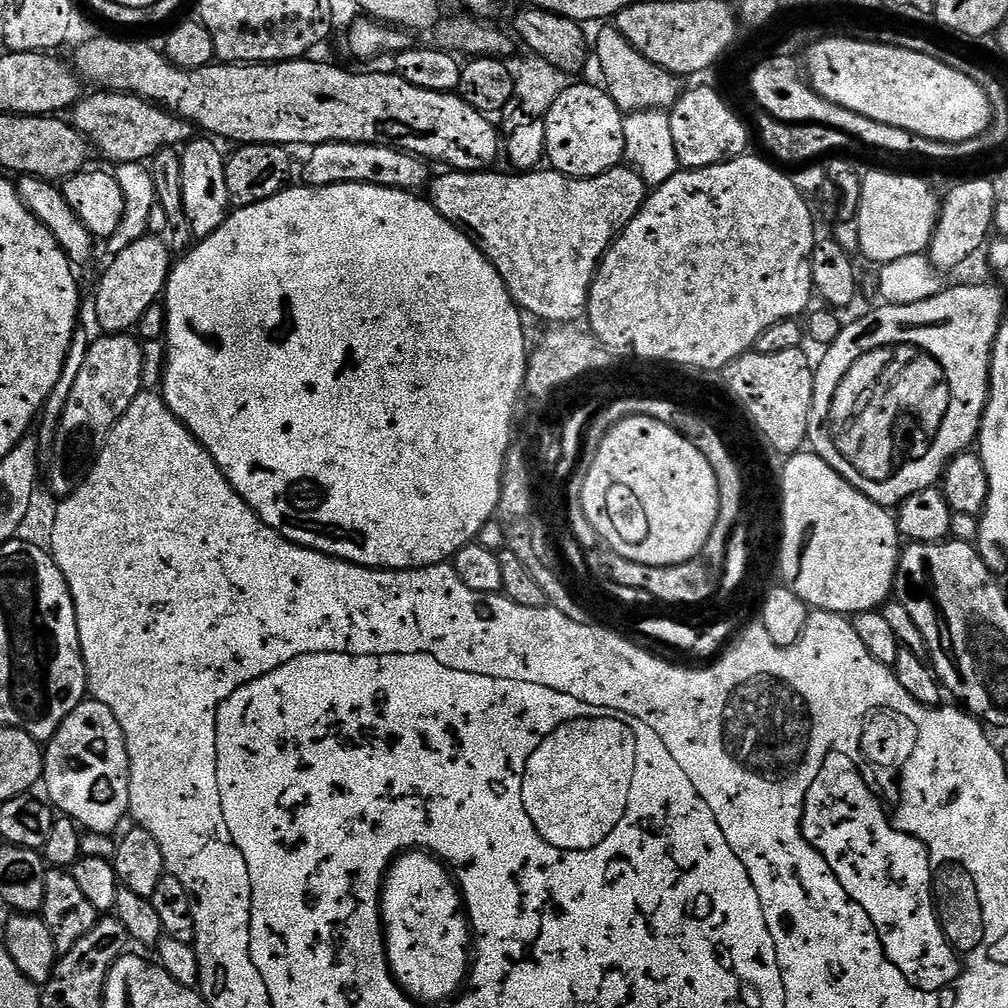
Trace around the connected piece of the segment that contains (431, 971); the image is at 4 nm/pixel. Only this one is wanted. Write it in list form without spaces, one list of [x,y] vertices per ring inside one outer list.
[[[409,850],[392,861],[392,864],[388,867],[388,875],[384,877],[380,893],[380,918],[384,926],[384,947],[388,950],[388,968],[392,971],[392,976],[396,979],[400,989],[407,996],[412,997],[413,1000],[421,1005],[440,1004],[443,1000],[445,1002],[451,1001],[465,987],[466,981],[470,976],[470,925],[465,912],[464,902],[460,895],[460,889],[452,873],[435,856],[424,850]]]

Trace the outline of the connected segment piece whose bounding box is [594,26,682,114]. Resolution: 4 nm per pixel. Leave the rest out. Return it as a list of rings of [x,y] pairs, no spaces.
[[[604,26],[594,40],[594,60],[600,63],[600,72],[604,75],[603,87],[610,94],[613,102],[620,107],[620,111],[649,112],[650,110],[671,110],[676,104],[682,91],[681,77],[674,72],[668,72],[662,66],[650,62],[614,26]]]

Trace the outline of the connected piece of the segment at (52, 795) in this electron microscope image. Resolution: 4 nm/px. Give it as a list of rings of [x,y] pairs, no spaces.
[[[86,698],[62,722],[62,726],[47,741],[44,753],[44,774],[42,788],[48,791],[47,799],[53,809],[76,821],[81,829],[89,832],[115,833],[115,828],[129,815],[130,802],[130,758],[126,750],[126,738],[118,718],[110,714],[110,706],[97,700]]]

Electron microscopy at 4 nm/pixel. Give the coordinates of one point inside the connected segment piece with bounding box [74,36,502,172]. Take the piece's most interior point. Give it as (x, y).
(296, 101)

